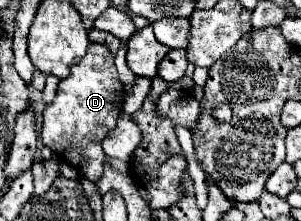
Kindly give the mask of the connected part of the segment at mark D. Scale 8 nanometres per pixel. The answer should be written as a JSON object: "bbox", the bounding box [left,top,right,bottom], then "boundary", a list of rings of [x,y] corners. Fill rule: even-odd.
{"bbox":[44,44,124,180],"boundary":[[[90,44],[86,56],[78,64],[74,64],[70,76],[66,80],[60,80],[54,102],[44,110],[44,146],[56,152],[58,160],[68,162],[70,166],[80,170],[88,180],[98,180],[104,164],[102,140],[114,128],[118,114],[122,114],[122,102],[124,88],[118,80],[114,54],[104,44]]]}

